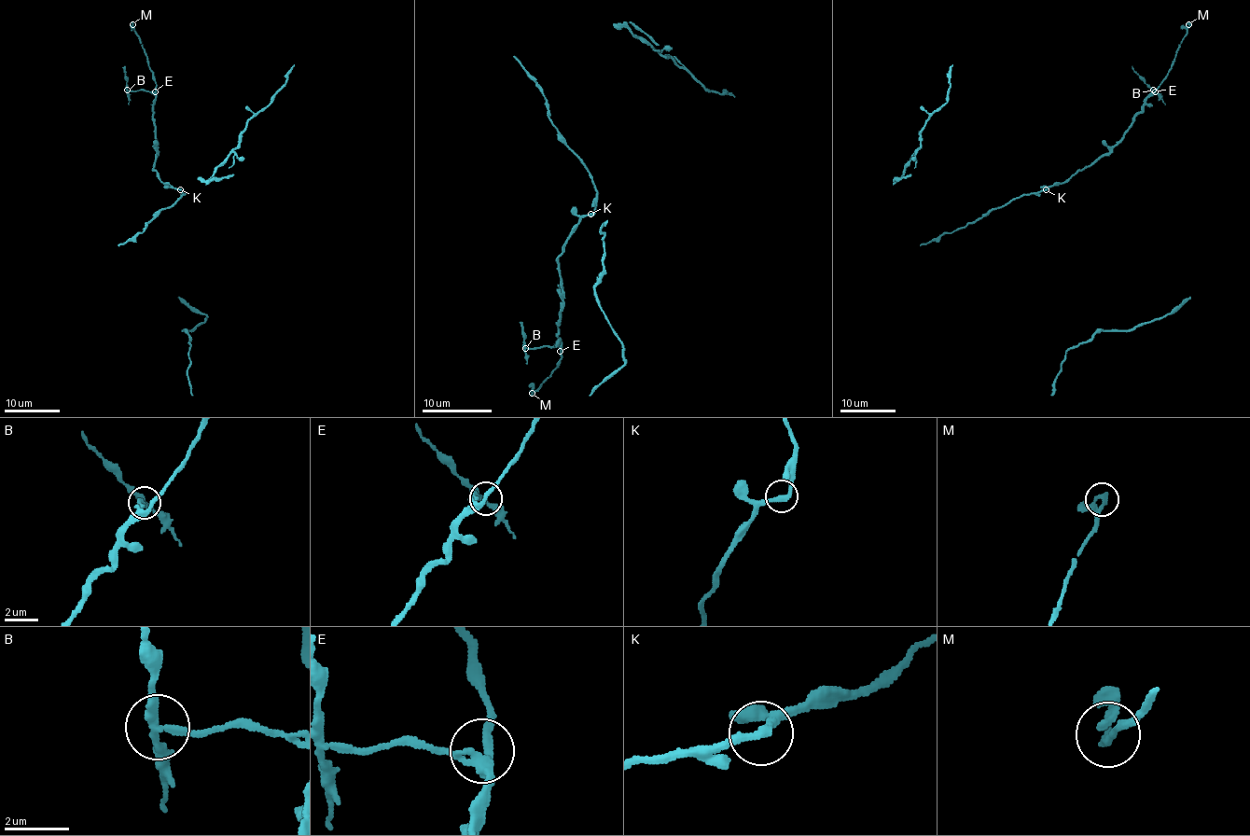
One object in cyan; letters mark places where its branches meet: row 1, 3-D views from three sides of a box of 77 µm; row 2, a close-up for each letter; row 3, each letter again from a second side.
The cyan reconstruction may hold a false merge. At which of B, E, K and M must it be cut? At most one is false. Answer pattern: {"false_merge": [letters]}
{"false_merge": ["B"]}

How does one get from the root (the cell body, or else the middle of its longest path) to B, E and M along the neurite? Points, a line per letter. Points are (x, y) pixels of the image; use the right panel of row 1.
B: (993, 211), (1023, 194), (1037, 194), (1049, 186), (1062, 184), (1106, 155), (1152, 90)
E: (993, 211), (1023, 194), (1037, 194), (1049, 186), (1062, 184), (1106, 155), (1155, 91)
M: (993, 211), (1023, 194), (1037, 194), (1049, 186), (1062, 184), (1106, 155), (1168, 73), (1188, 24)

